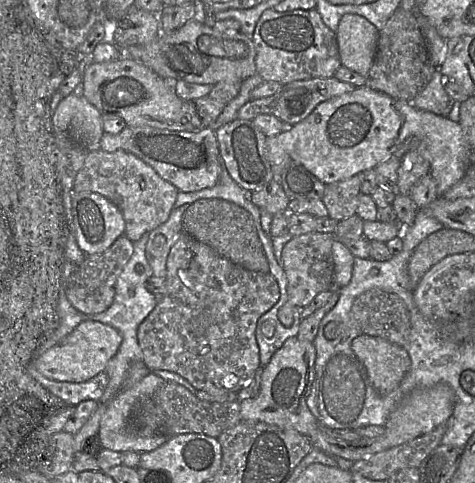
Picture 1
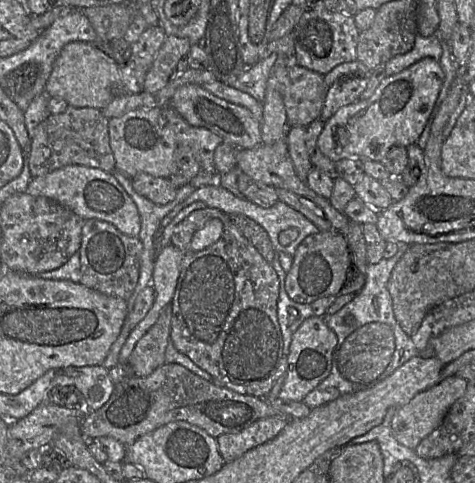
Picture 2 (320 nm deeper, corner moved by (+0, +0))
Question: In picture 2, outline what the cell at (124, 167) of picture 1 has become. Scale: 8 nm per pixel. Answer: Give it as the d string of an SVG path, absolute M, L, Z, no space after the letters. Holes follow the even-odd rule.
M141 173L131 180L134 190L155 204L165 205L176 197L178 187L168 178Z

